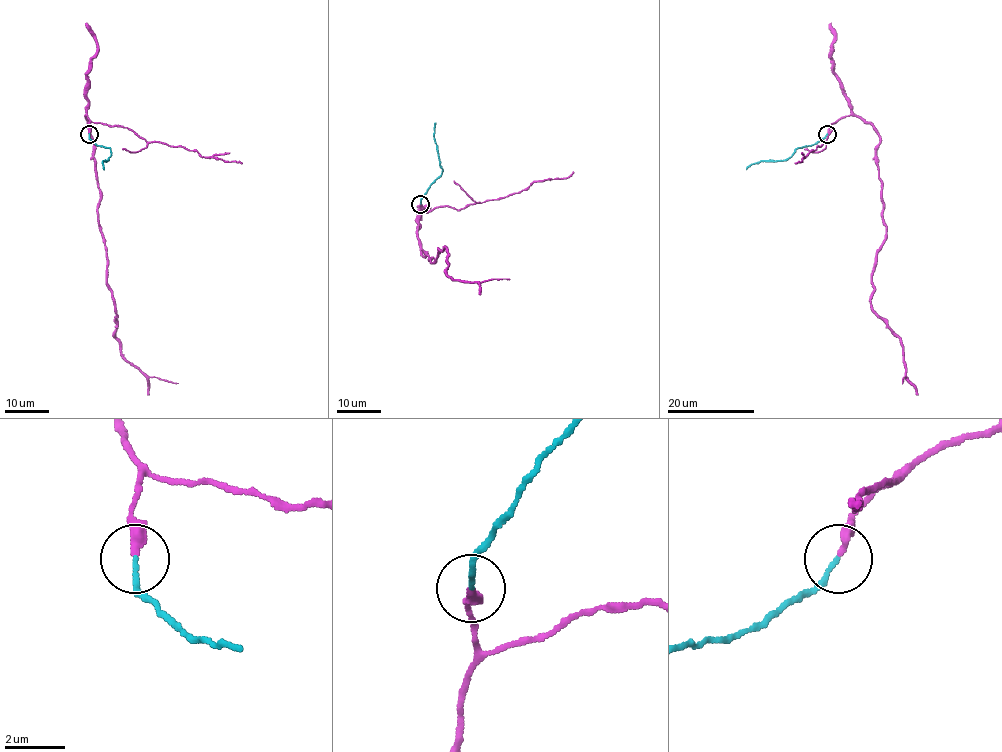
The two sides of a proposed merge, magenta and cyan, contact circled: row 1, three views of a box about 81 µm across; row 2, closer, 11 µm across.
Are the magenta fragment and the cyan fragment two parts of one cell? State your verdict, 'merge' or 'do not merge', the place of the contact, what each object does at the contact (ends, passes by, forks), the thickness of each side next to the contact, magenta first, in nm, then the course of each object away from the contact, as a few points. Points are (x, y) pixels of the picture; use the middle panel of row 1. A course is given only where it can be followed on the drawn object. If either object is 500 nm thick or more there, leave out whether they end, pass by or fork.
merge; place (420, 204); magenta ends; cyan ends; calibres 300 and 150 nm; course magenta (420, 204), (418, 234), (424, 256), (433, 262), (445, 247), (451, 278), (510, 279); course cyan (420, 204), (428, 187), (442, 173), (434, 134), (435, 123)

